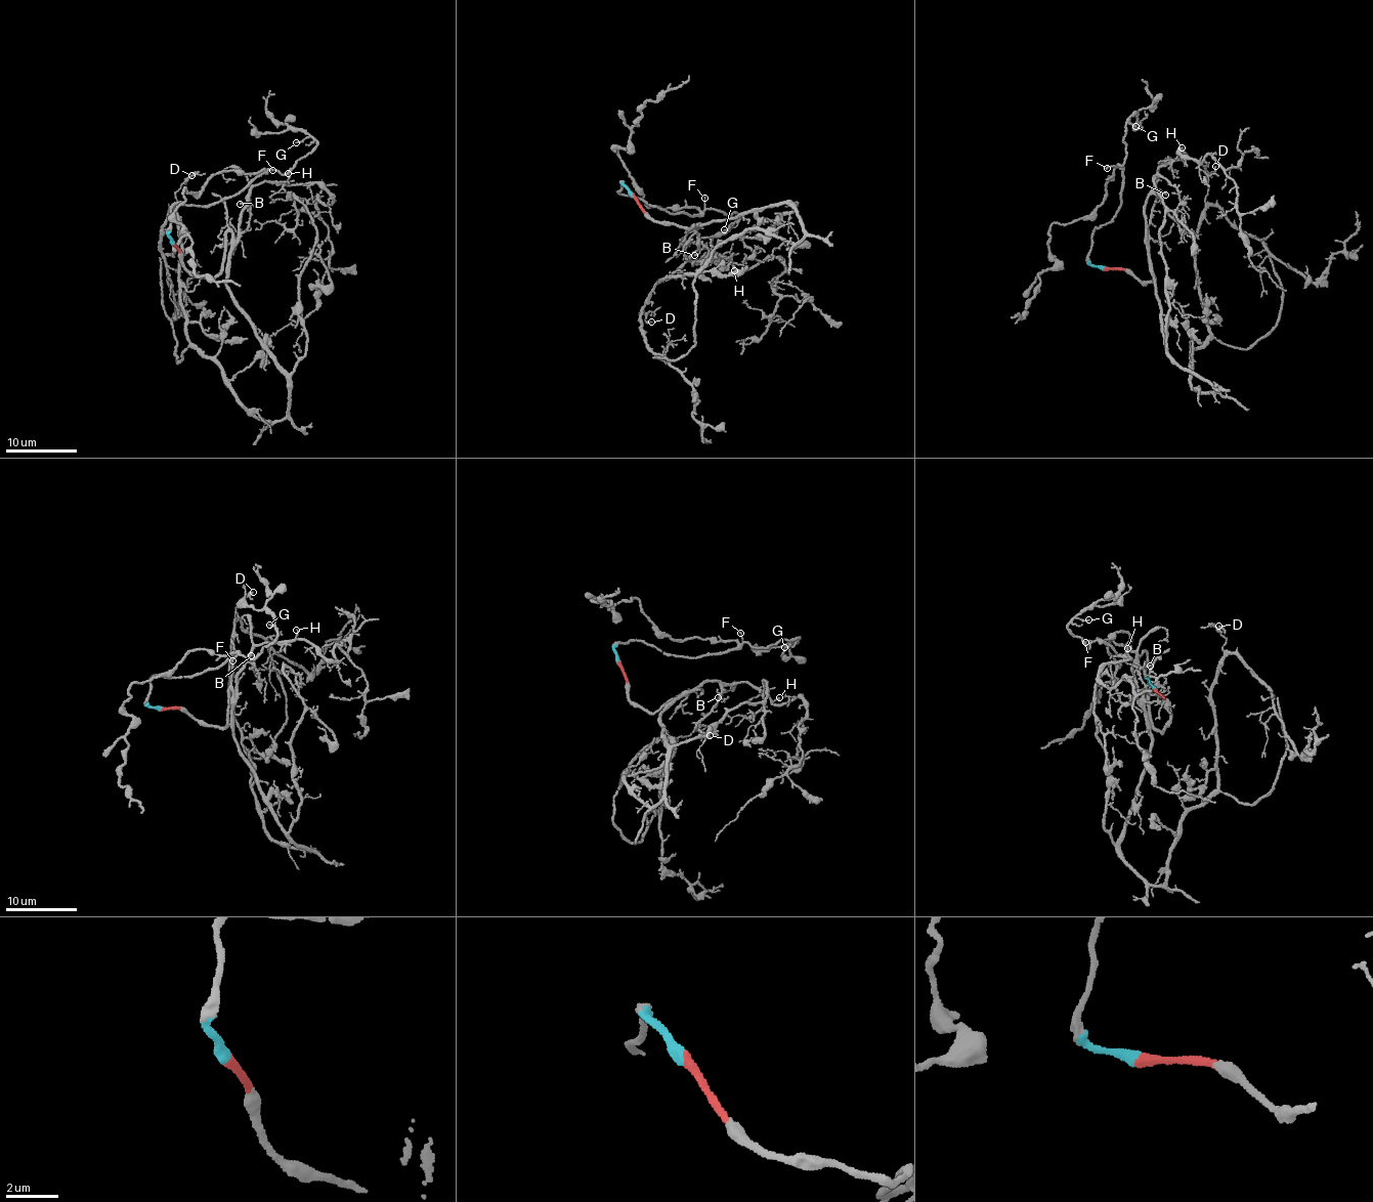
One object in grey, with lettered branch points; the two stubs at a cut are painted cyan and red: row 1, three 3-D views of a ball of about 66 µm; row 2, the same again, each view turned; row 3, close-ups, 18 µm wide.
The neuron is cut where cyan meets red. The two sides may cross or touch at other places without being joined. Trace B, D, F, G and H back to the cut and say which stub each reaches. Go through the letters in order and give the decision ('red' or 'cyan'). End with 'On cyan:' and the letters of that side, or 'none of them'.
B: red
D: red
F: cyan
G: cyan
H: red
On cyan: F, G

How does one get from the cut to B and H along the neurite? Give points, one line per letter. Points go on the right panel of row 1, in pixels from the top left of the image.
B: (1106, 268), (1122, 268), (1142, 282), (1154, 281), (1145, 209), (1147, 198), (1165, 194)
H: (1106, 268), (1122, 268), (1142, 282), (1154, 281), (1146, 233), (1147, 196), (1163, 165), (1182, 156), (1183, 146)

